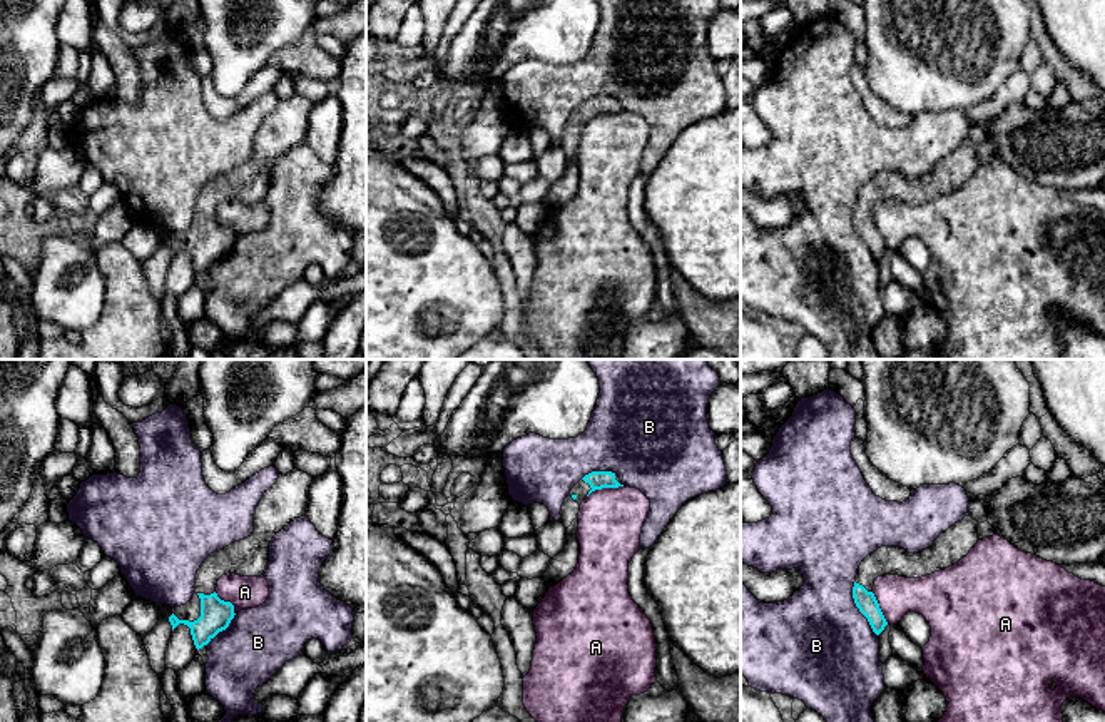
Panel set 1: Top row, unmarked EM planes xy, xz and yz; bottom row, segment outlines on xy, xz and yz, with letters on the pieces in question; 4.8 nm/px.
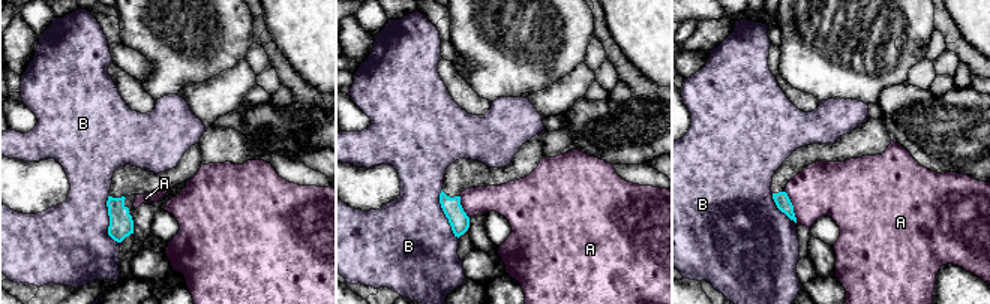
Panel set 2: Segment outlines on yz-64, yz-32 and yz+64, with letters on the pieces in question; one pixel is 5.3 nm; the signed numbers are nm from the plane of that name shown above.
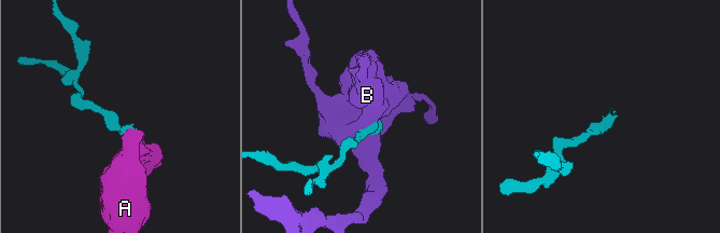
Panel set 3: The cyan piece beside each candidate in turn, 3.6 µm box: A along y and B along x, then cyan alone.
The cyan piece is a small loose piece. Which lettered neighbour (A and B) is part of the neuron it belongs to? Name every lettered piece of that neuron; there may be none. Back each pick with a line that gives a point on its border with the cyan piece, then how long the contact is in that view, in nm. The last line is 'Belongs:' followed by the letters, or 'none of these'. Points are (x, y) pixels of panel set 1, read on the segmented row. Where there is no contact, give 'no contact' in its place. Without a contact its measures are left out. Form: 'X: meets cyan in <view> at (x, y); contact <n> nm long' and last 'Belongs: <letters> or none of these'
Belongs: none of these

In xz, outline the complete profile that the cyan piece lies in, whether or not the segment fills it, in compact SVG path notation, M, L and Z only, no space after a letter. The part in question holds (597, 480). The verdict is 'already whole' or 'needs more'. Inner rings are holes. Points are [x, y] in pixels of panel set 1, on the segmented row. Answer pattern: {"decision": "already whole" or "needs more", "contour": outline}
{"decision": "needs more", "contour": "M592 471L585 475L572 490L570 496L582 505L582 501L595 490L624 486L620 478L612 471Z"}

